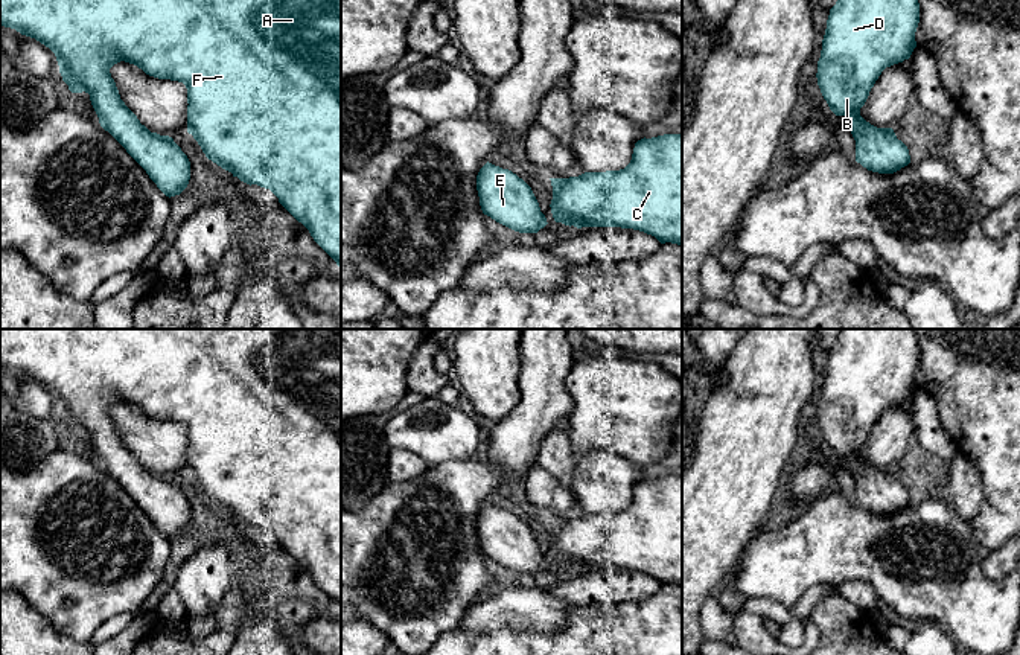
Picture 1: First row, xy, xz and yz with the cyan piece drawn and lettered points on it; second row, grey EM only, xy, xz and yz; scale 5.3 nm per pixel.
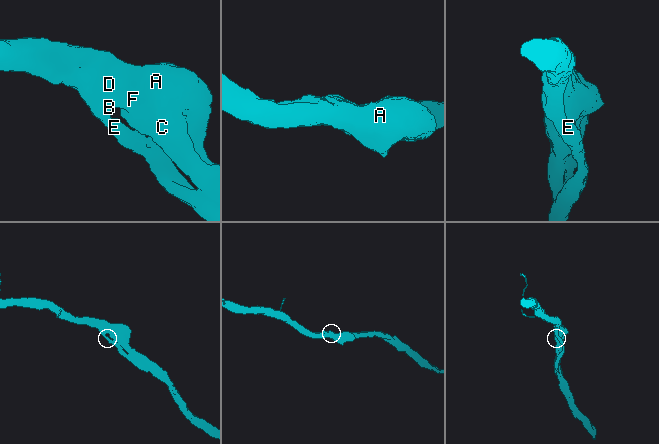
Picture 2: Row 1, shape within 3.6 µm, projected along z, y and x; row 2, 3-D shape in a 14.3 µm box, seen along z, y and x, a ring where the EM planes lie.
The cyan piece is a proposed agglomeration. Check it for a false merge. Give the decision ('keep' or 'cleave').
keep

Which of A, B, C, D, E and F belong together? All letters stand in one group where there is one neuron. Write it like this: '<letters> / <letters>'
A B C D E F

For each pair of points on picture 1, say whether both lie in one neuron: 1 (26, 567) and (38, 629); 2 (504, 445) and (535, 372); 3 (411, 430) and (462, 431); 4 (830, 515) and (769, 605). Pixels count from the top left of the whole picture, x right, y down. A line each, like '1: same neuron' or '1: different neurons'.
1: different neurons
2: same neuron
3: same neuron
4: different neurons

